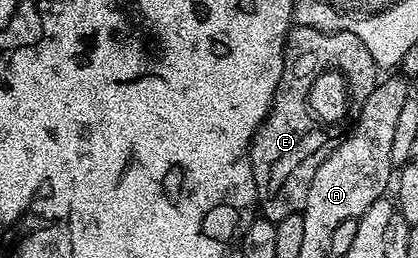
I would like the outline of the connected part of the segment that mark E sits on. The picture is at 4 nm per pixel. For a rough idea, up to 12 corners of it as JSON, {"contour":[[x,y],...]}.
{"contour":[[293,25],[250,151],[258,210],[303,211],[337,135],[312,81],[344,75],[366,104],[378,67],[354,32]]}

